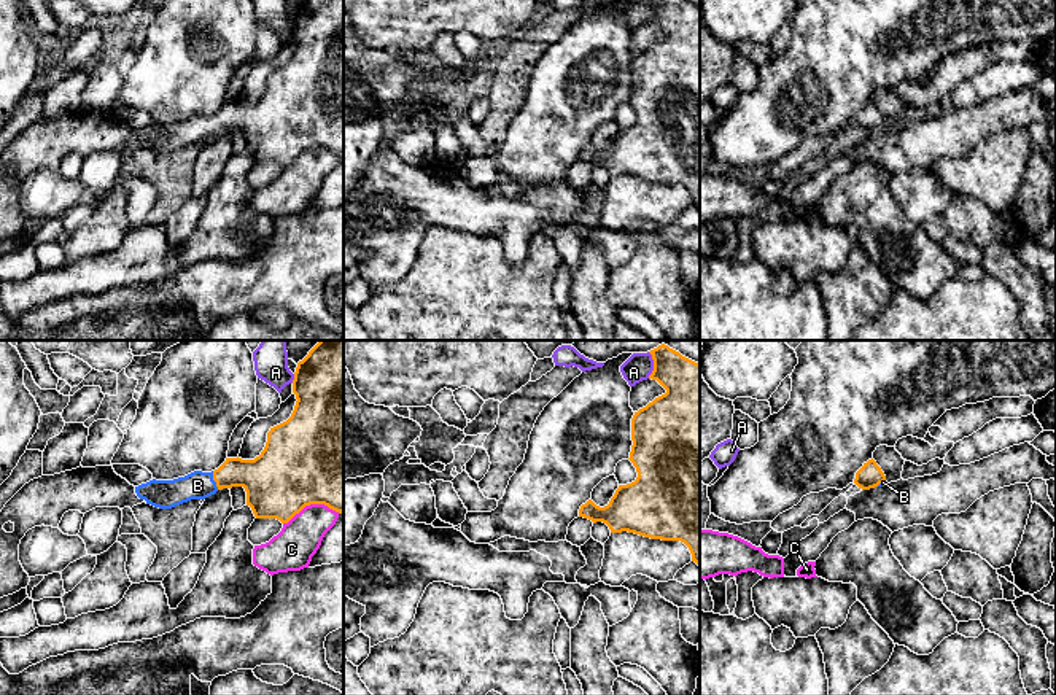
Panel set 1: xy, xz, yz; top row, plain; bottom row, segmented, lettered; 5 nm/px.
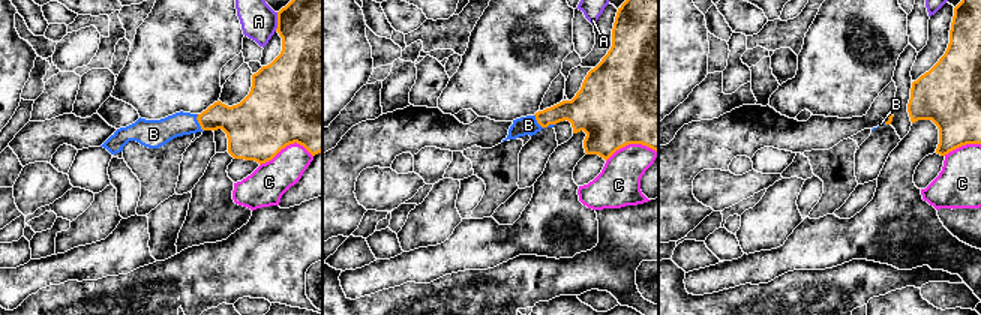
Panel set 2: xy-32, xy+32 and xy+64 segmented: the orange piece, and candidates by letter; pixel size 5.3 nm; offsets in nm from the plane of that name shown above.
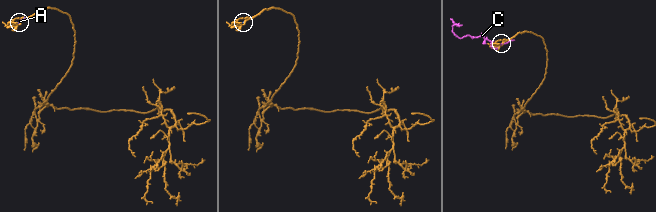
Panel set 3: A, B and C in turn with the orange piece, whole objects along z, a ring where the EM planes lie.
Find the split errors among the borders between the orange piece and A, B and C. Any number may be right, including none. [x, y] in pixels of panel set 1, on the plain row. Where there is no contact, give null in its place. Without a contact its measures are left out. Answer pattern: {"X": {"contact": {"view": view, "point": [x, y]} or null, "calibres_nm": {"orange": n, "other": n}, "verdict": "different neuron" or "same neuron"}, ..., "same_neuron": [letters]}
{"A": {"contact": {"view": "xz", "point": [654, 11]}, "calibres_nm": {"orange": 300, "other": 140}, "verdict": "different neuron"}, "B": {"contact": {"view": "xy", "point": [213, 123]}, "calibres_nm": {"orange": 220, "other": 140}, "verdict": "same neuron"}, "C": {"contact": {"view": "xy", "point": [310, 147]}, "calibres_nm": {"orange": 500, "other": 220}, "verdict": "different neuron"}, "same_neuron": ["B"]}

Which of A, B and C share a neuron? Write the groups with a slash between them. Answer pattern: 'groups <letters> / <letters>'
groups A / B / C

